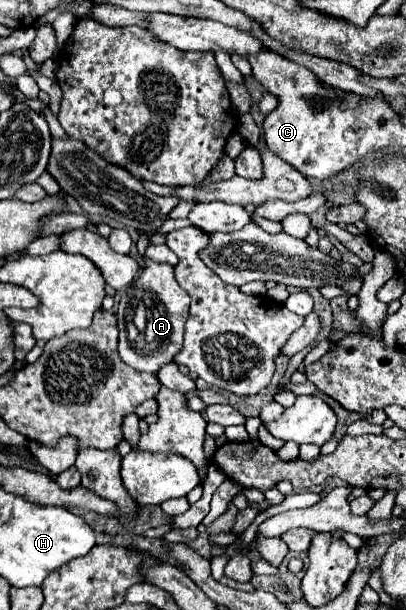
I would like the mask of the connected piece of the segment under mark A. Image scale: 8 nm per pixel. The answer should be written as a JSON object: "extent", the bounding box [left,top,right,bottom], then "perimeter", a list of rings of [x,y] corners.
{"extent":[117,259,189,375],"perimeter":[[[147,259],[145,269],[139,273],[139,279],[127,287],[127,291],[121,293],[117,321],[119,321],[119,355],[121,359],[131,367],[143,367],[143,371],[157,375],[161,367],[167,363],[173,363],[173,357],[183,349],[183,335],[185,335],[185,323],[189,319],[189,295],[179,287],[179,283],[173,277],[171,265],[161,265],[151,259]]]}

